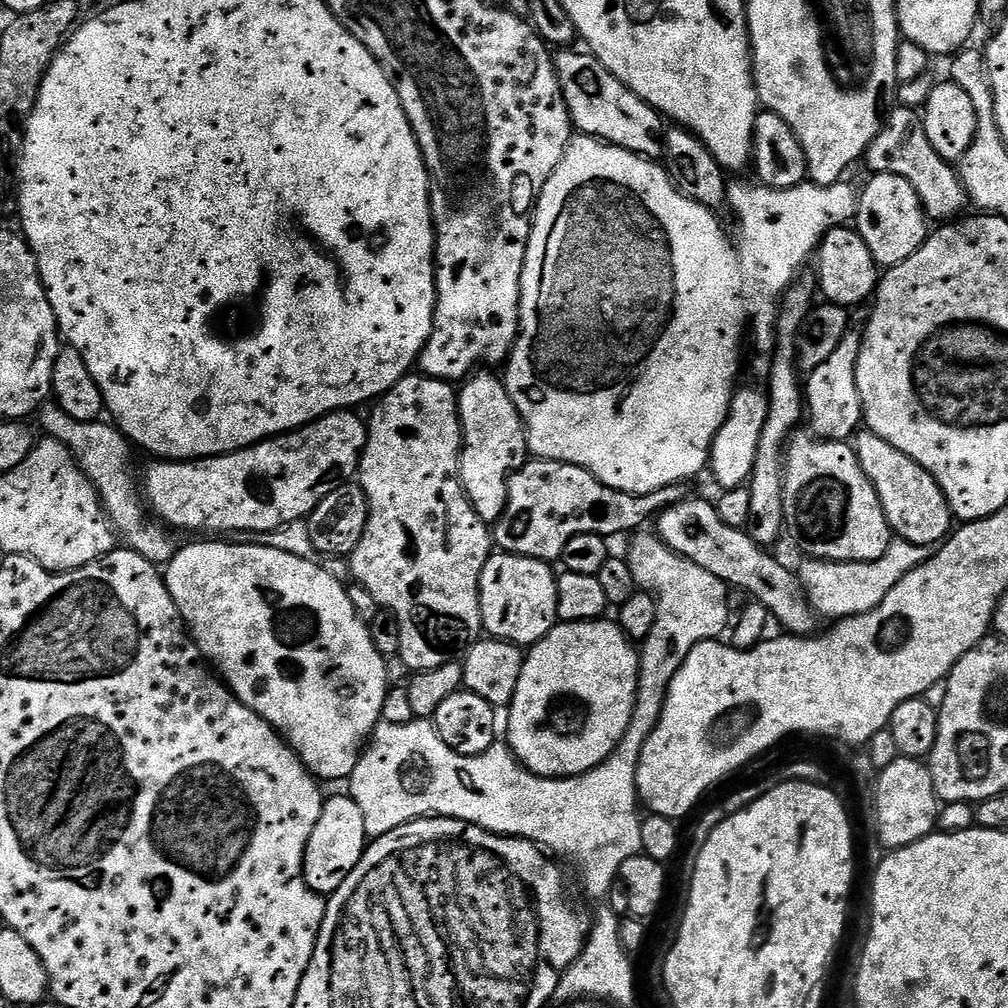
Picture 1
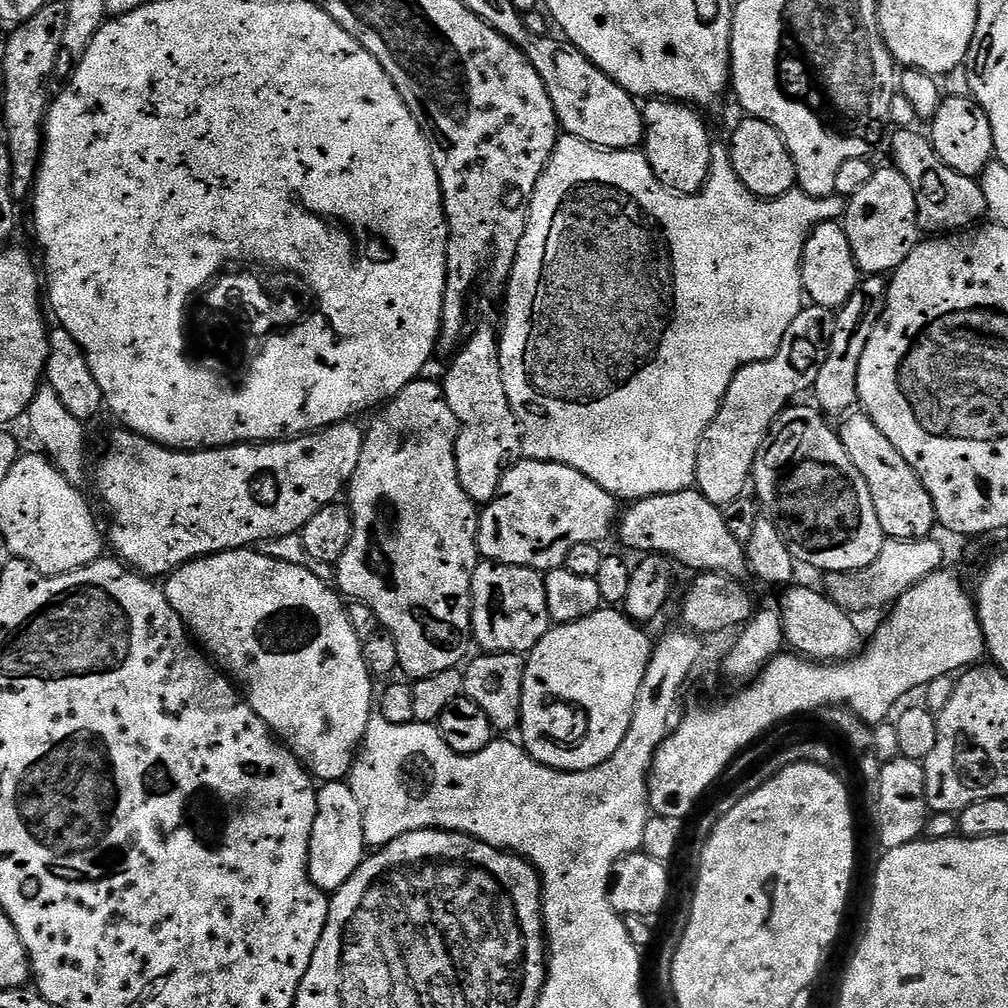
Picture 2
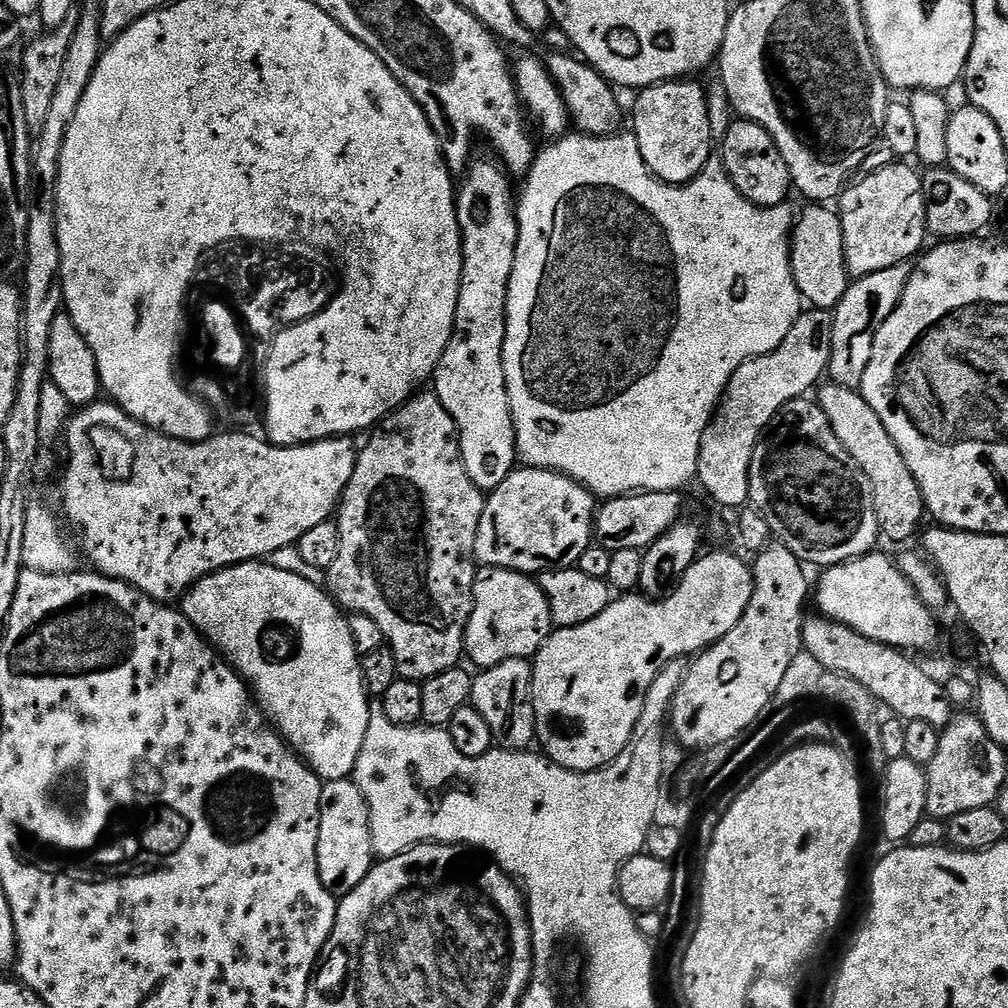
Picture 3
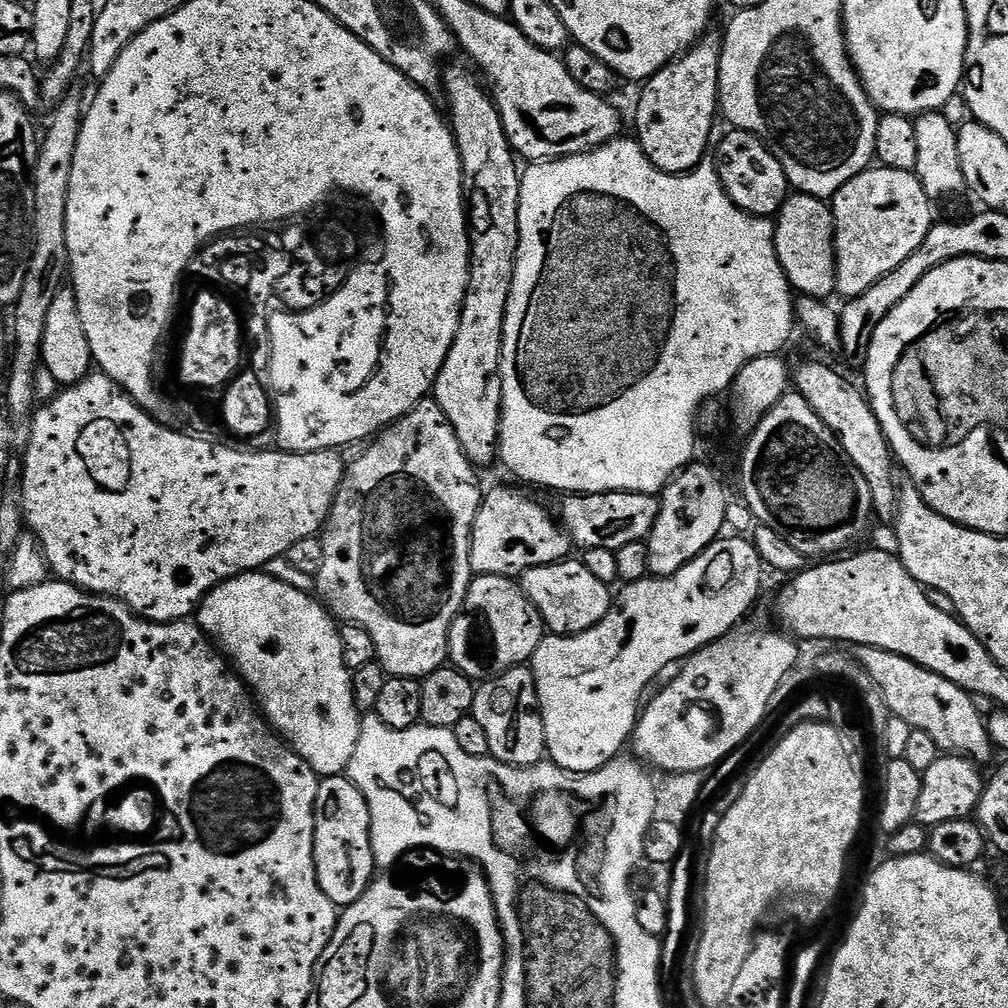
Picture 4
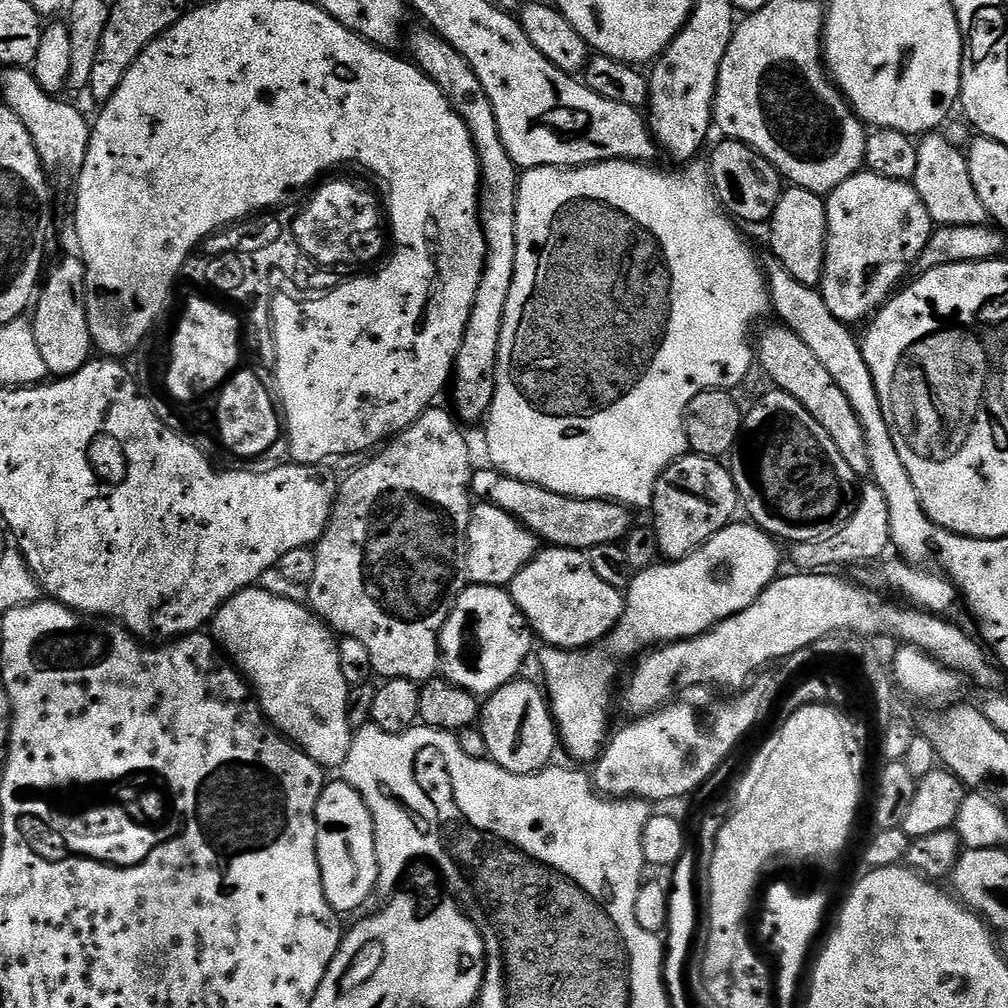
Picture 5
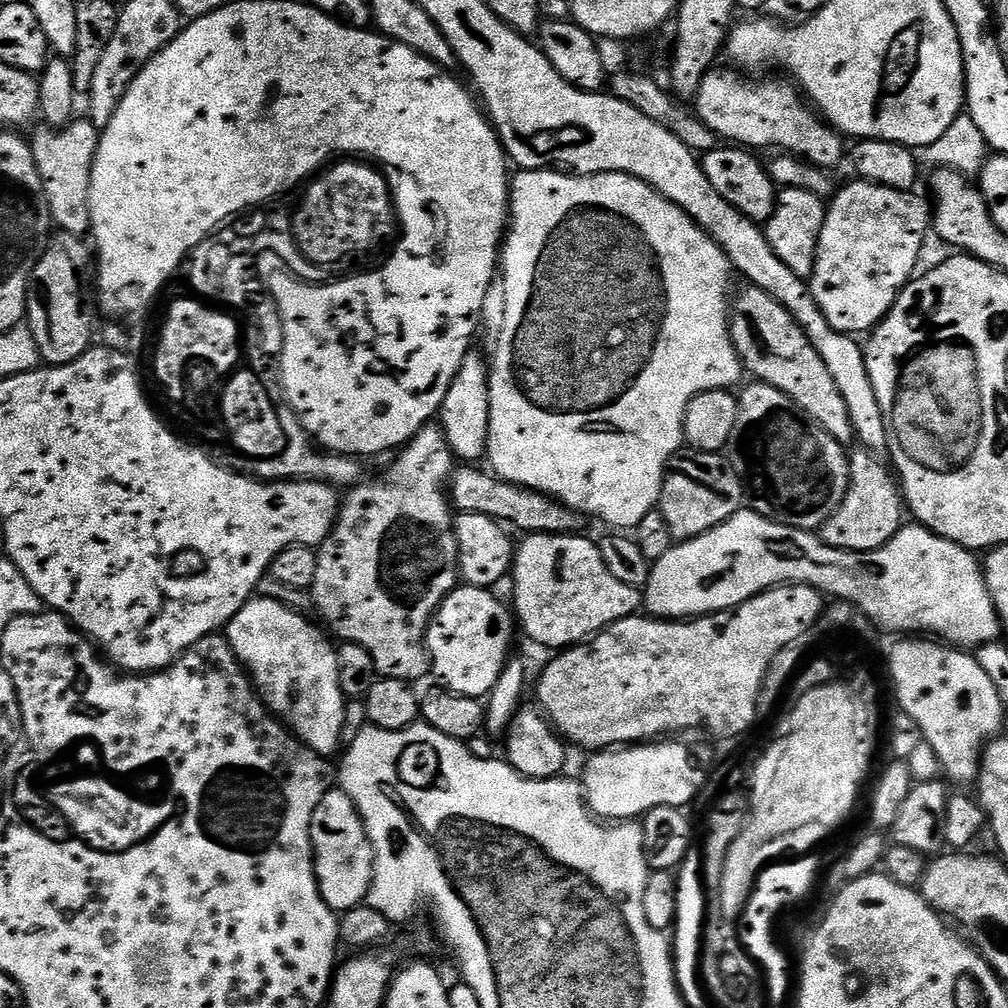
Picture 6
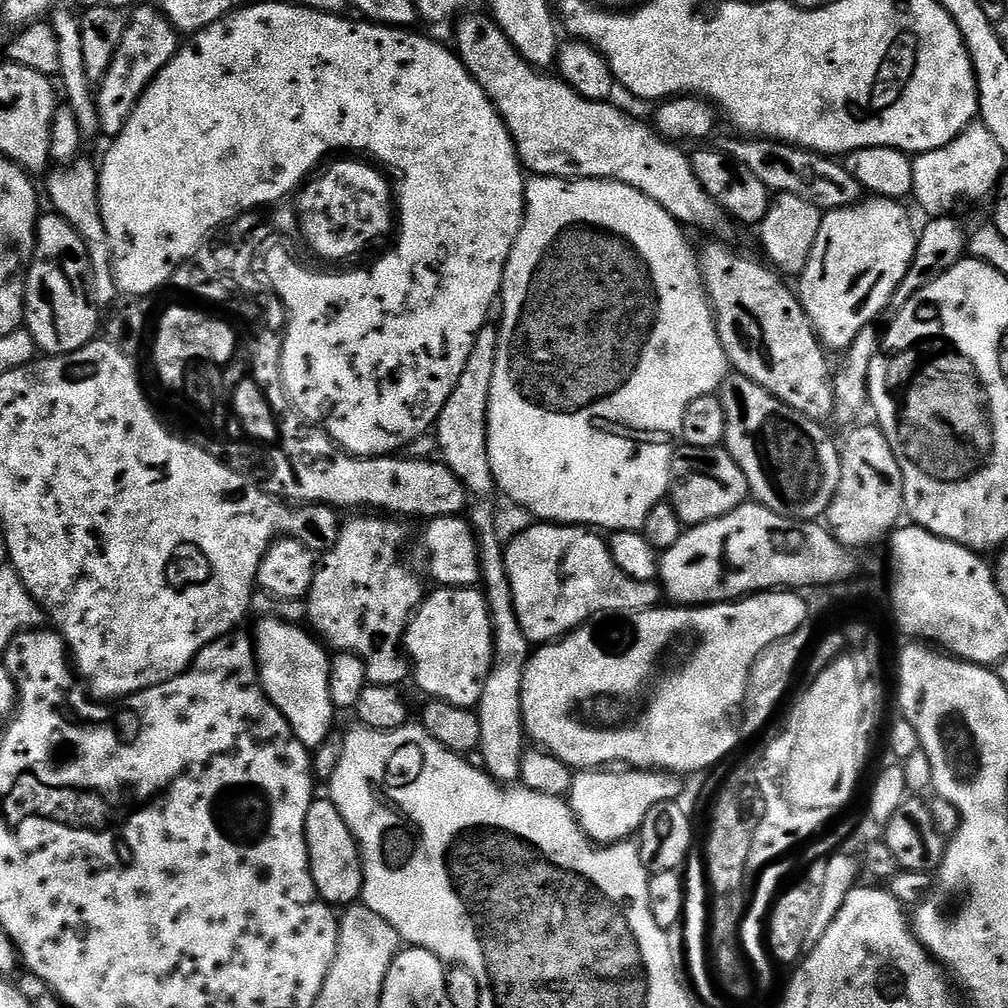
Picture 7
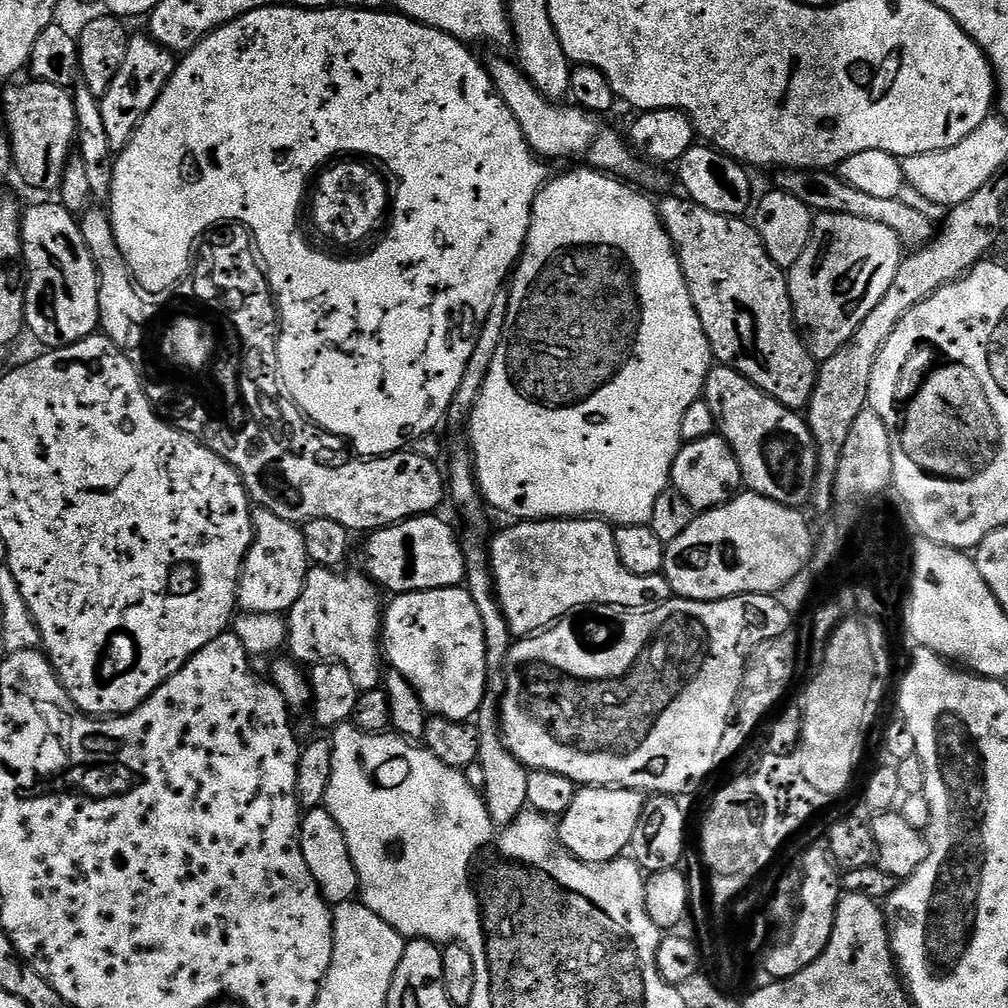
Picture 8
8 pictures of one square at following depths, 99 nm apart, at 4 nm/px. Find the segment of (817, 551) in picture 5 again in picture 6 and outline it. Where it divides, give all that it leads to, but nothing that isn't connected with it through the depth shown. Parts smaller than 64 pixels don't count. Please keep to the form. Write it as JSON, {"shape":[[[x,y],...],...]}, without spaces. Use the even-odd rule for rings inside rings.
{"shape":[[[867,450],[859,451],[854,454],[851,453],[848,462],[848,493],[846,498],[842,502],[842,506],[838,506],[836,513],[824,523],[824,527],[819,529],[818,535],[820,539],[826,542],[826,546],[834,546],[838,550],[873,552],[886,542],[890,542],[890,538],[894,538],[894,534],[900,531],[902,527],[900,519],[906,516],[906,512],[902,507],[902,489],[897,477],[894,475],[893,469],[887,463],[884,465],[880,461],[883,459],[879,455]]]}

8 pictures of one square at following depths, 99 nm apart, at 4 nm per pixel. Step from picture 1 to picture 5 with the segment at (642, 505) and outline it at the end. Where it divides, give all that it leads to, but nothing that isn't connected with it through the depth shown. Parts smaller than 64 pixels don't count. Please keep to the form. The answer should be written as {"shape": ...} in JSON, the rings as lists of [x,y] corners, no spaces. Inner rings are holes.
{"shape":[[[483,502],[473,507],[468,531],[468,579],[472,584],[489,584],[495,588],[511,585],[537,551],[535,533],[525,524],[519,524],[506,510]]]}

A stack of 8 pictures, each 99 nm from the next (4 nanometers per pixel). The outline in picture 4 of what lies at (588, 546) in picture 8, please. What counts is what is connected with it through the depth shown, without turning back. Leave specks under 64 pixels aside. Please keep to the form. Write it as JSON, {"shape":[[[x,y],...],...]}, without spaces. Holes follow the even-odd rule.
{"shape":[[[575,558],[531,568],[522,577],[522,587],[544,619],[545,629],[557,636],[573,636],[582,630],[590,630],[590,626],[606,618],[614,603],[613,589],[598,582],[598,578],[586,570],[583,562]]]}

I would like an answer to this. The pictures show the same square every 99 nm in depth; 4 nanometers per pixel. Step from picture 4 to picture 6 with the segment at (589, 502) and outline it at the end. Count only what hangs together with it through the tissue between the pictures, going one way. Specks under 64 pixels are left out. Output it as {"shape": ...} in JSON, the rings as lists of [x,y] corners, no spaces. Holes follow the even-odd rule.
{"shape":[[[460,466],[450,477],[450,503],[457,513],[486,514],[490,519],[513,524],[520,534],[547,534],[549,536],[566,536],[576,534],[586,523],[585,517],[561,504],[559,500],[535,492],[532,488],[521,488],[500,479],[491,471],[479,472],[476,466]]]}

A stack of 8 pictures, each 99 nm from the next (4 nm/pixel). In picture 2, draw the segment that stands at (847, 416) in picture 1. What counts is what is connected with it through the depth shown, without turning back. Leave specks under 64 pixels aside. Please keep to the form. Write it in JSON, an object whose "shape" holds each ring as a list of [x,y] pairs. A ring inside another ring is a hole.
{"shape":[[[872,274],[861,279],[854,294],[850,294],[850,298],[836,312],[837,329],[834,330],[826,364],[819,371],[814,387],[815,403],[829,417],[839,412],[851,413],[857,407],[858,368],[862,366],[862,353],[866,351],[866,342],[870,342],[870,334],[874,334],[874,326],[878,326],[882,318],[887,297],[888,280],[883,275]]]}

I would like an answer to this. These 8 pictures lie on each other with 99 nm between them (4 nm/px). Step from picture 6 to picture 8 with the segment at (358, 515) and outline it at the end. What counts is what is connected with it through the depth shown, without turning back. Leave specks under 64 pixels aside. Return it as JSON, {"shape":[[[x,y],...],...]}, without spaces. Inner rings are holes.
{"shape":[[[319,566],[309,571],[298,602],[294,602],[294,606],[286,613],[288,622],[286,648],[287,651],[292,651],[289,652],[291,659],[304,666],[311,666],[317,661],[346,666],[346,670],[350,670],[354,678],[354,686],[358,686],[361,693],[369,692],[381,687],[382,684],[382,671],[380,672],[380,660],[382,664],[382,600],[380,604],[380,595],[382,592],[363,571],[360,571],[361,573],[344,571]]]}

